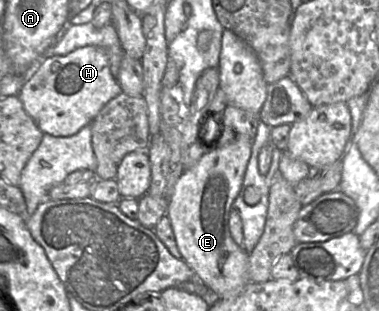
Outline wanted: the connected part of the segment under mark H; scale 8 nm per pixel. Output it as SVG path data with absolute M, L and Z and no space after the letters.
M85 46L67 55L50 56L44 59L38 70L23 83L18 97L25 111L44 134L68 137L91 124L102 107L121 92L119 82L110 71L108 52L99 46Z

